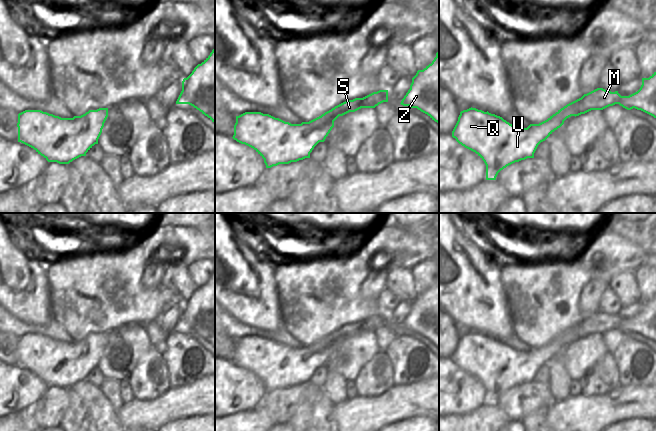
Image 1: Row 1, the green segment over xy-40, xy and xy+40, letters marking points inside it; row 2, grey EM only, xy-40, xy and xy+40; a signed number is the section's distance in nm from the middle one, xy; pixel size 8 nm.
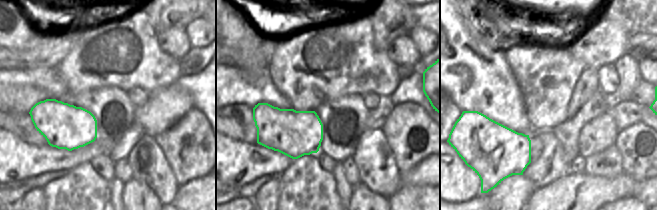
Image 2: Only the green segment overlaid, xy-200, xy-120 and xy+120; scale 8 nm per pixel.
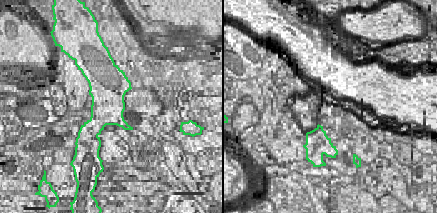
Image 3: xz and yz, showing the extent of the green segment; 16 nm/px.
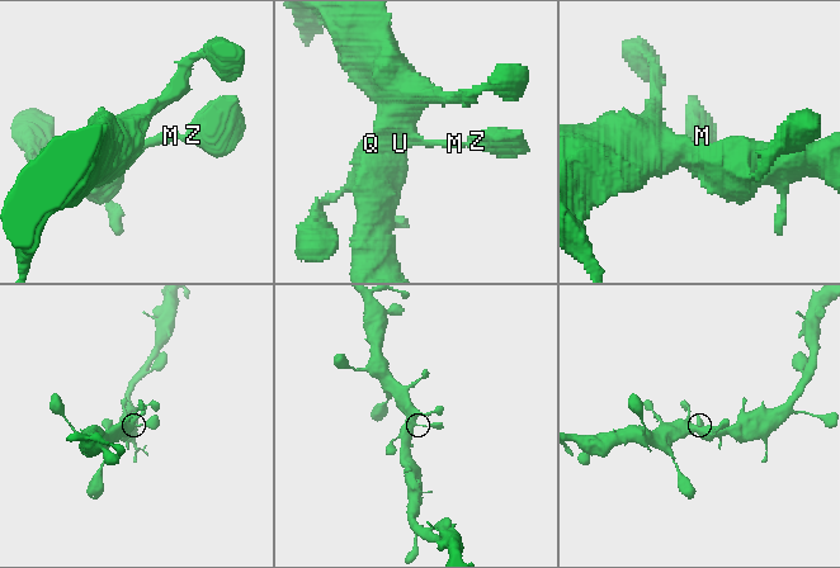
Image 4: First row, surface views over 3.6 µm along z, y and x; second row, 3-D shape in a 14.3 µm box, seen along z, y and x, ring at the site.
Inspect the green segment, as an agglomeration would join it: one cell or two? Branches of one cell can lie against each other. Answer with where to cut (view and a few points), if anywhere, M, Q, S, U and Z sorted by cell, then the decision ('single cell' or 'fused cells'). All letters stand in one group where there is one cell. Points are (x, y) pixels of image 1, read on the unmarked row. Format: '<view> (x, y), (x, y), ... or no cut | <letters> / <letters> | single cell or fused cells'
no cut | M Q S U Z | single cell

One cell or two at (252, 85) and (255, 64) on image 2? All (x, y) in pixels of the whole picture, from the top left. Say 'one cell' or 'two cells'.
two cells

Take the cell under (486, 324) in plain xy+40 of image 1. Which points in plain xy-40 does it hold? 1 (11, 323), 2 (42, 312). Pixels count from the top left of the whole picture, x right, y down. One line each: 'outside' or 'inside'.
1: outside
2: inside

